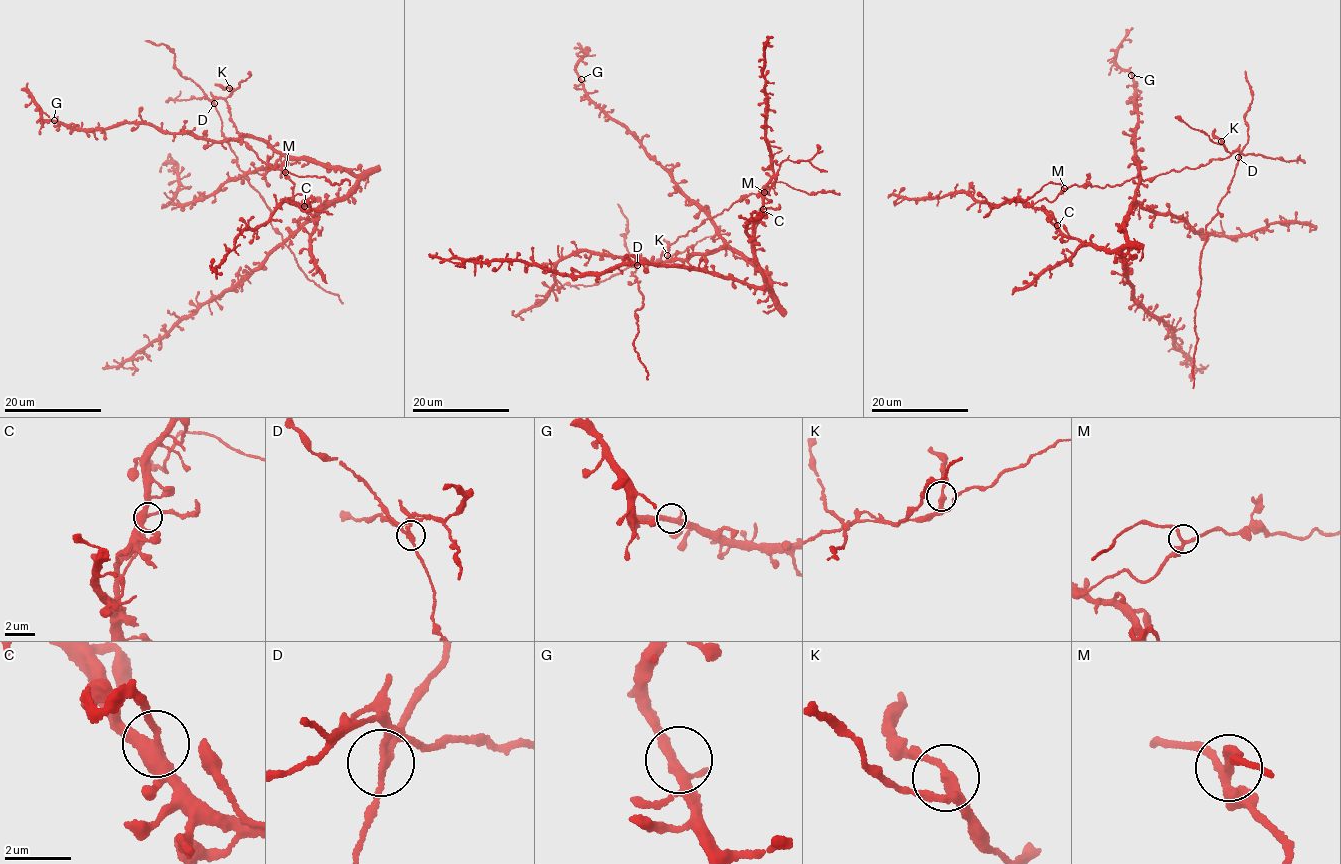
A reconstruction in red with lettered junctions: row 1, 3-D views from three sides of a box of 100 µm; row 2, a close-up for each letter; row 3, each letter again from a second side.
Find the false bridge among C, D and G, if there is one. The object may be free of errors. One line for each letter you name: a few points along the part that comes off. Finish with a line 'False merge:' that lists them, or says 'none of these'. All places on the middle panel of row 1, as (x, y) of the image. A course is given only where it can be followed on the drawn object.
D: (636, 265), (654, 263), (681, 236), (730, 205), (753, 193), (768, 194), (785, 160), (811, 162), (826, 171)
False merge: D

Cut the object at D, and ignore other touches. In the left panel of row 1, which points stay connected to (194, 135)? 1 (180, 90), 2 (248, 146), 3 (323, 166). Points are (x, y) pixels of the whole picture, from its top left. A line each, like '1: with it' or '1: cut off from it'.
1: cut off from it
2: cut off from it
3: with it

